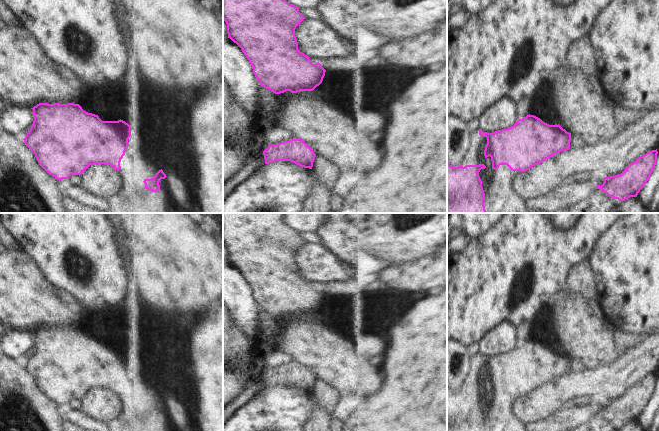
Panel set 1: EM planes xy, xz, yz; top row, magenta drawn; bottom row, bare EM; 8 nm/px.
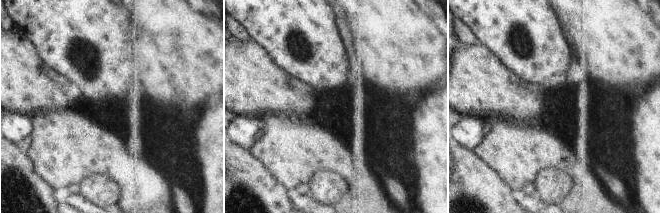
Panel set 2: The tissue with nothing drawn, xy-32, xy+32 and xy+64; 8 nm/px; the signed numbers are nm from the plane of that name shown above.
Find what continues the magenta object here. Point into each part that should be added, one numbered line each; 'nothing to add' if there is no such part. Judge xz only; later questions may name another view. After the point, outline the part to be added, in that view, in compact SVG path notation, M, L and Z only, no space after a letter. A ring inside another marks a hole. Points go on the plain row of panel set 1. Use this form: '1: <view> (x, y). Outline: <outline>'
1: xz (332, 304). Outline: M333 293L325 296L322 307L313 315L317 321L321 322L323 326L329 329L335 329L334 325L326 325L324 321L330 316L336 314L343 305L347 303L347 298L344 293Z

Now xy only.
1: xy (102, 327). Outline: M103 313L89 318L83 314L79 329L88 337L98 339L102 345L120 344L120 332L110 313Z

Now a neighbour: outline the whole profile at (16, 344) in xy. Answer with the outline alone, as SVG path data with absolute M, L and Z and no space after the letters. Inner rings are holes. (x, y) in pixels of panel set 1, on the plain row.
M6 329L0 340L0 351L22 364L34 345L33 334L29 331Z

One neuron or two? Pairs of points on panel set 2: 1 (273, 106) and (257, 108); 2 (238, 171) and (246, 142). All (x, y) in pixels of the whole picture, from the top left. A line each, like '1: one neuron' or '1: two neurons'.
1: one neuron
2: two neurons

